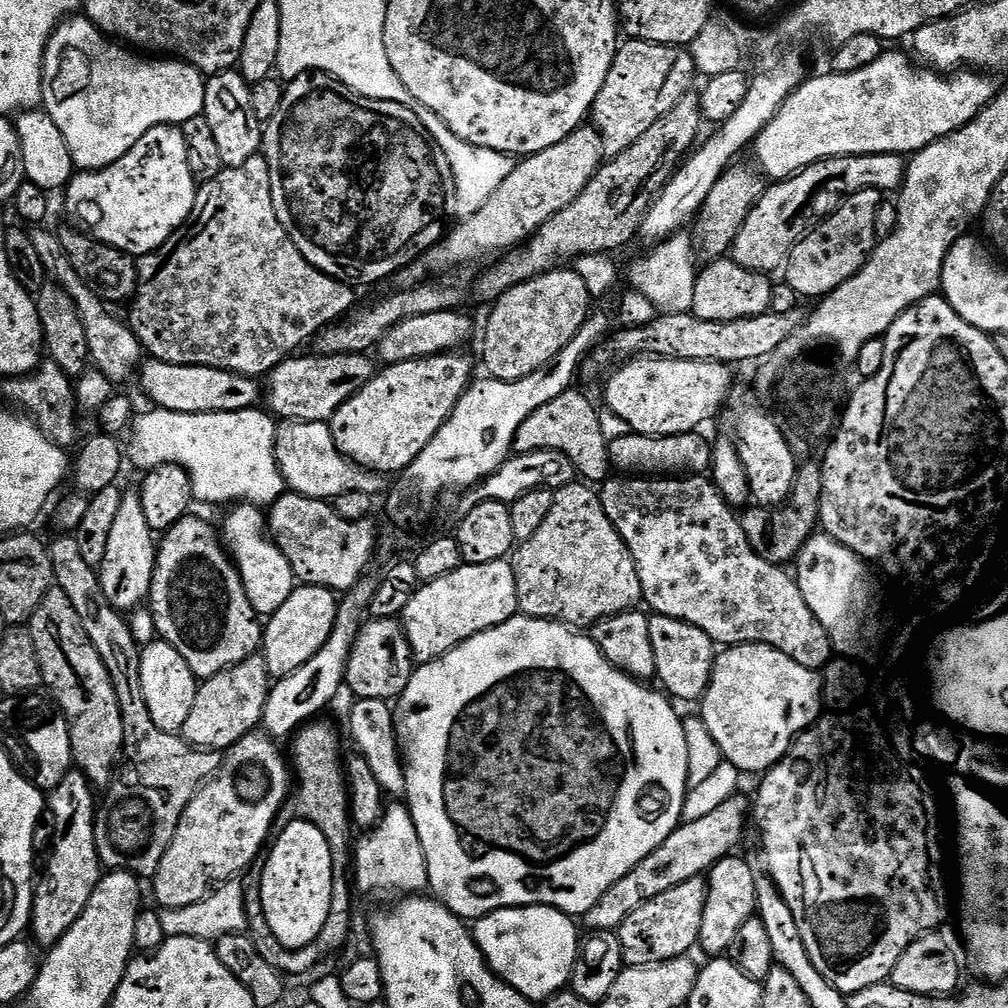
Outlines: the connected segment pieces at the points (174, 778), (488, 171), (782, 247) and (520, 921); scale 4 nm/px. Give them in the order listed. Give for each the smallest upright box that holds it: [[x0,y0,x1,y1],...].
[[50,534,222,878],[415,104,514,216],[730,152,905,273],[472,904,581,1002]]

